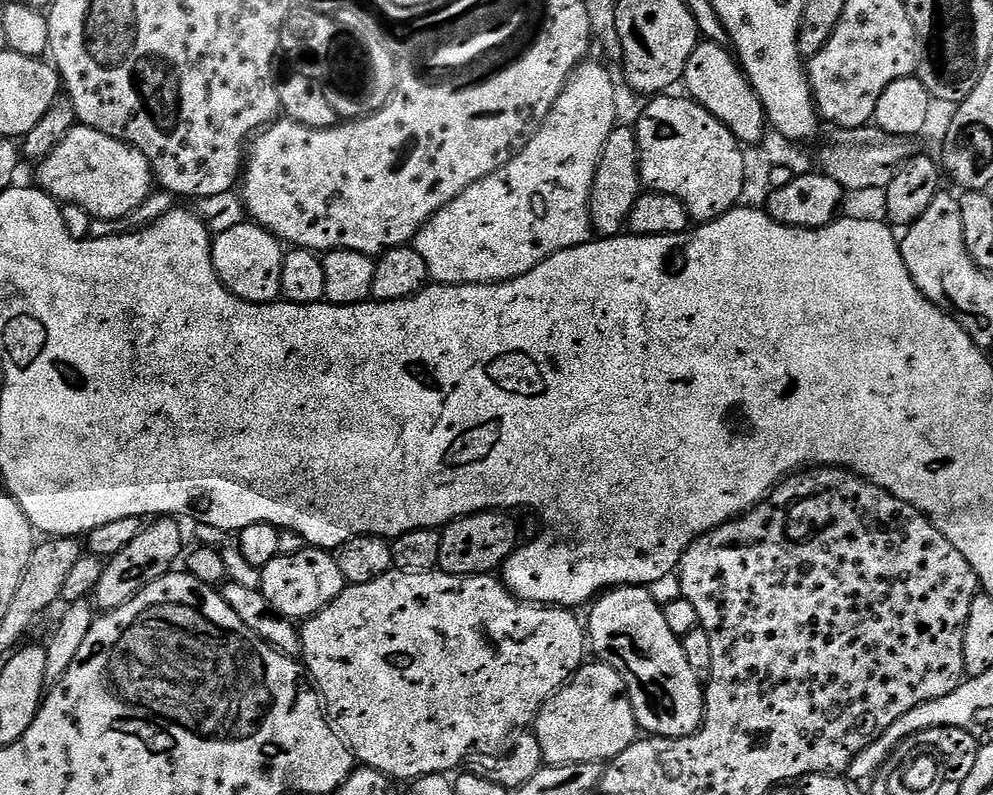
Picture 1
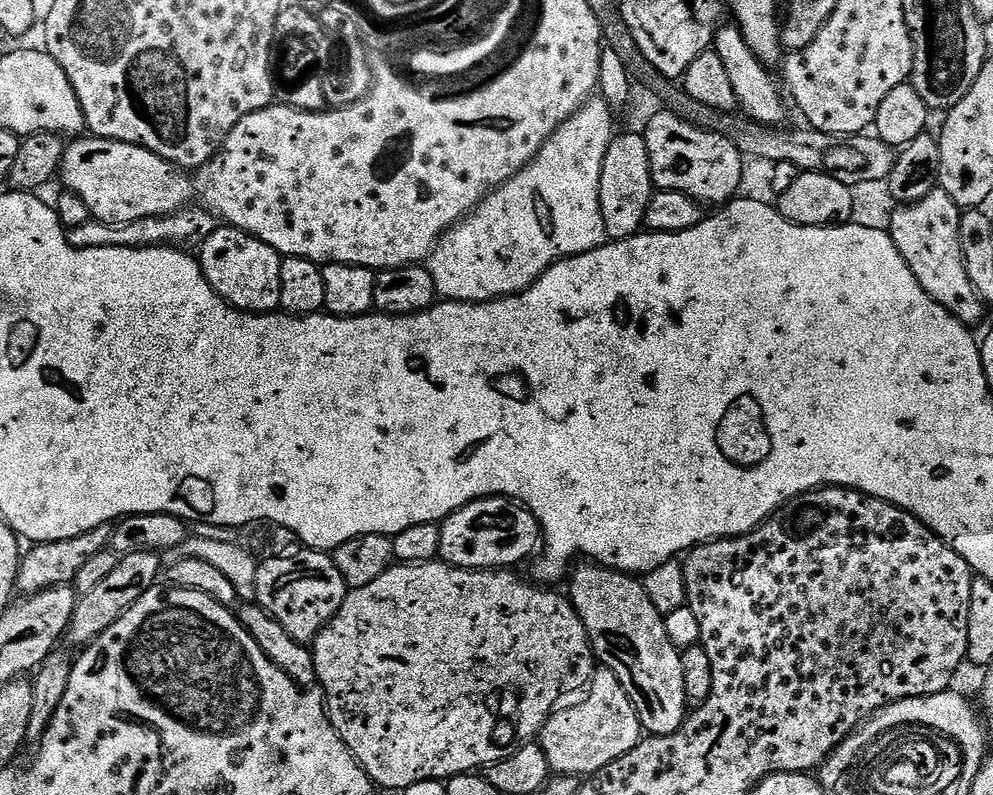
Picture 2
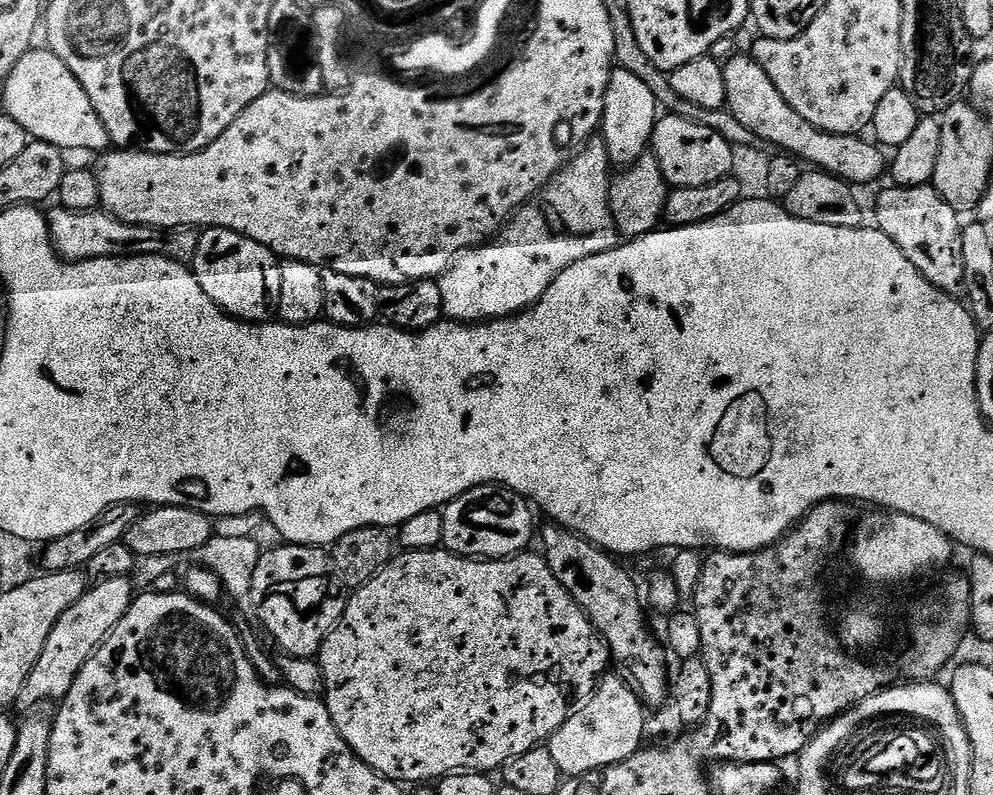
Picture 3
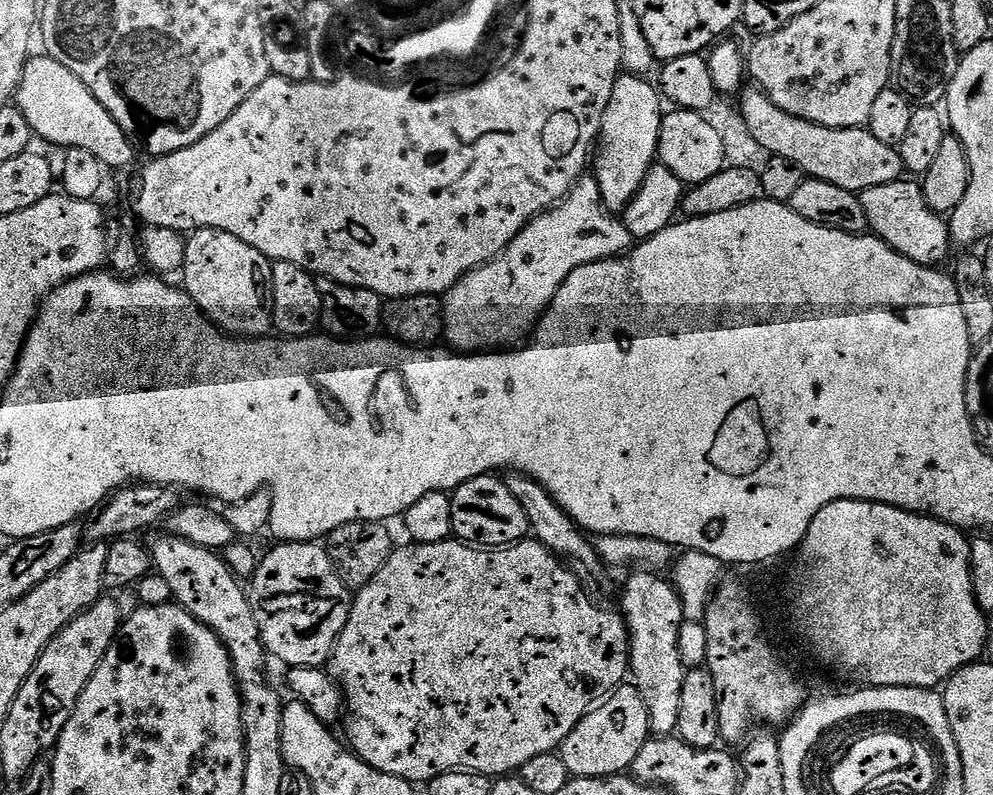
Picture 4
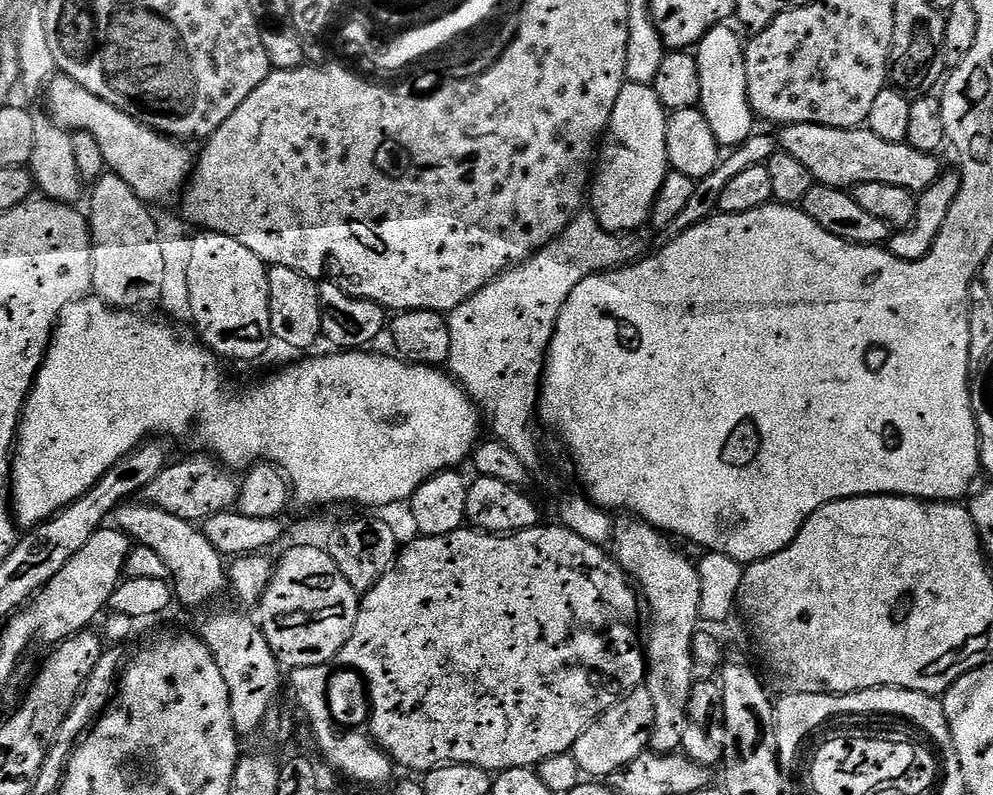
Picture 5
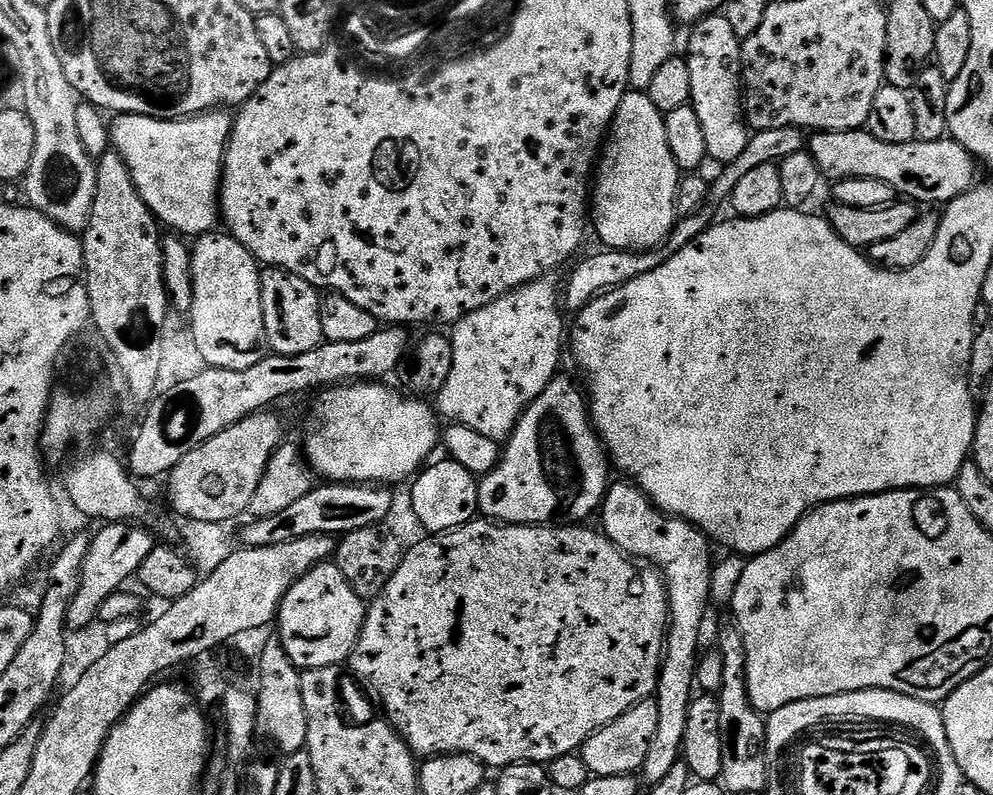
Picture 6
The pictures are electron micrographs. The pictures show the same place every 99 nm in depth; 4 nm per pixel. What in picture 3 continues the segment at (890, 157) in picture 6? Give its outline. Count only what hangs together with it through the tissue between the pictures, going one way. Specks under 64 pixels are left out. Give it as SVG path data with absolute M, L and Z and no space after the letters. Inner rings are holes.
M751 54L732 56L723 61L724 81L726 82L726 108L732 112L734 118L746 126L746 130L756 136L757 141L765 140L773 144L781 153L794 156L805 165L813 169L828 172L831 176L838 176L847 180L853 186L868 184L886 172L886 156L871 139L863 140L863 135L843 136L830 134L810 126L782 94L778 94L778 86L770 82L770 74L758 66L758 62Z

